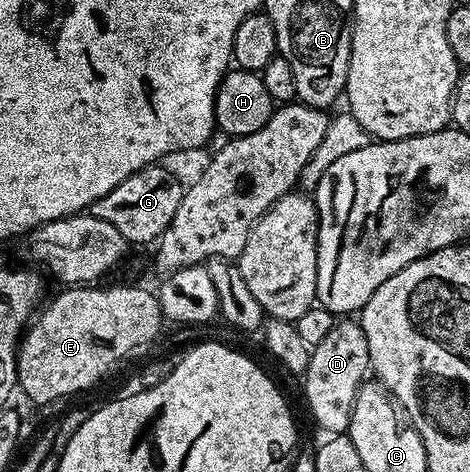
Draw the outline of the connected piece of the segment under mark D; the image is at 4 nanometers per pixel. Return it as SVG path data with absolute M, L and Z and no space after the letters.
M349 316L334 321L327 337L310 349L309 363L303 375L305 402L309 405L309 414L326 430L326 435L341 436L348 431L357 393L369 373L367 338L363 336L360 321Z

